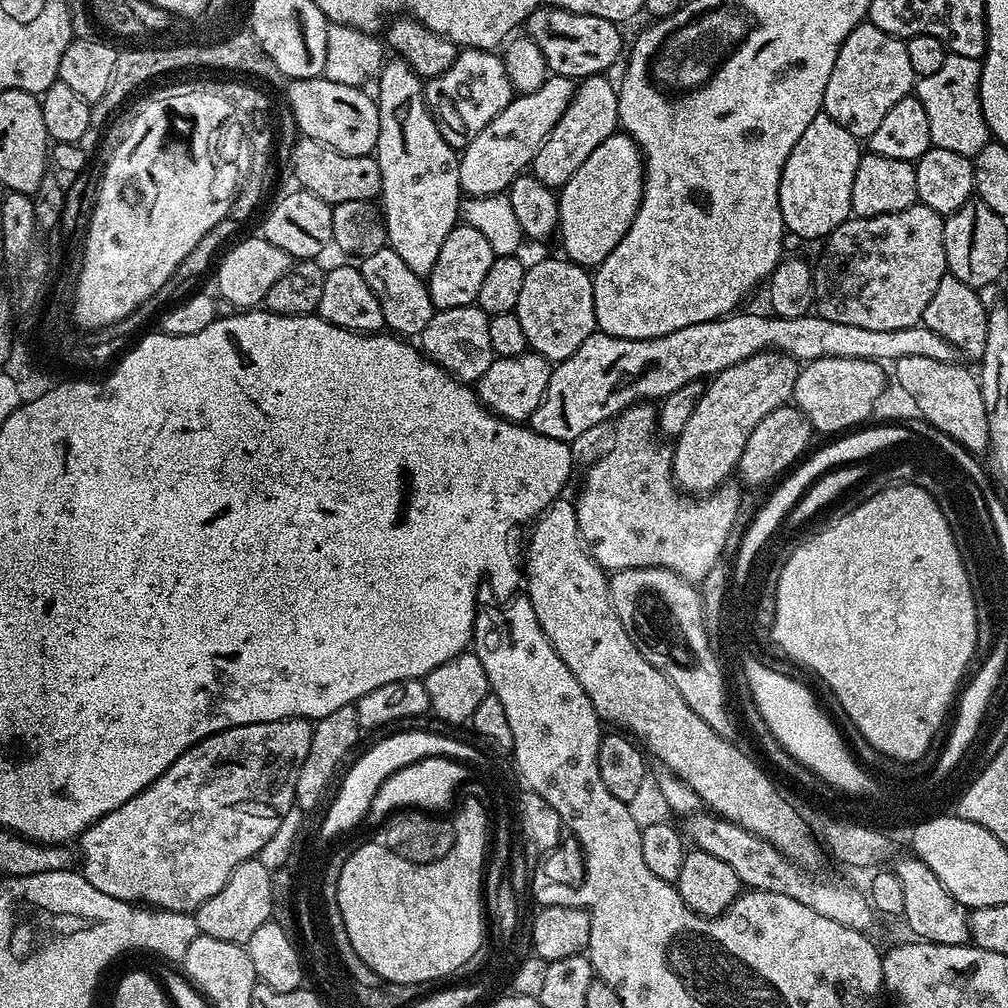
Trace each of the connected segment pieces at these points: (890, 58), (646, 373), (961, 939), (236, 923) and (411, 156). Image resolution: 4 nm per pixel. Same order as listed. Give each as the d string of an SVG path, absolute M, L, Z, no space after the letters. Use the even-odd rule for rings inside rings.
M862 22L842 42L834 70L830 70L830 82L826 82L823 115L834 118L838 126L850 130L857 140L864 142L886 113L902 98L913 95L917 81L914 66L910 66L910 54L906 54L906 43L901 37L886 34L878 26Z
M737 311L735 314L720 317L719 320L702 322L674 330L665 336L649 340L631 340L621 336L608 336L605 332L595 331L570 358L559 361L550 374L550 386L534 410L530 421L533 432L546 438L573 442L579 436L587 434L591 428L604 424L608 419L619 417L620 413L641 402L656 402L666 394L686 386L692 380L704 380L717 376L722 370L742 362L759 352L775 350L793 356L798 362L817 360L818 358L866 358L877 362L895 362L902 358L934 358L934 362L953 363L957 359L956 348L946 338L934 334L934 330L925 328L923 323L910 326L906 330L865 330L863 326L846 326L842 322L830 322L815 314L802 317L780 317L775 314L759 316L756 312Z
M907 854L894 865L894 871L898 882L902 882L902 895L904 896L904 915L903 923L908 923L908 928L913 932L917 941L929 940L931 944L966 944L969 943L970 933L968 930L969 909L965 908L955 900L946 890L946 886L942 886L942 882L938 882L938 878L934 874L934 870L930 870L923 862L916 857L915 854Z
M258 858L239 864L234 874L226 878L226 886L222 886L214 898L206 898L206 902L196 908L194 915L200 935L218 938L221 942L247 945L250 934L273 919L272 879L273 873L268 872Z
M399 58L390 59L381 67L378 73L378 81L380 80L380 89L374 92L374 99L378 106L378 118L380 125L378 126L378 142L376 143L376 151L374 153L378 166L382 170L382 186L380 187L379 199L384 200L382 205L382 215L385 230L387 232L387 247L394 250L394 254L398 254L398 258L402 258L402 262L406 262L406 266L410 266L410 270L414 270L414 274L427 278L430 270L434 270L434 262L438 259L438 253L442 250L442 242L446 242L446 234L450 234L450 230L455 228L462 216L462 193L460 191L460 179L458 178L458 166L460 158L457 149L450 147L446 142L446 138L442 138L442 134L438 130L438 126L434 122L434 118L430 114L430 110L424 101L425 81L409 64Z

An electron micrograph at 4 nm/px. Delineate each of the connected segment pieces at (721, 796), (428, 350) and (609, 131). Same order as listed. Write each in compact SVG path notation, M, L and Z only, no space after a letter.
M571 499L555 500L541 516L536 517L526 540L522 572L526 577L528 601L530 606L534 606L534 614L538 614L538 626L542 626L558 658L570 666L574 678L578 678L578 686L586 690L601 721L608 723L609 720L617 729L633 734L649 753L652 751L664 762L663 767L667 771L673 772L679 780L692 787L707 811L742 826L742 830L750 830L758 838L768 840L796 863L808 868L815 867L814 864L822 857L822 848L810 835L809 821L800 817L799 810L776 789L775 782L738 745L731 744L728 736L720 736L710 726L706 726L706 722L702 722L702 718L698 718L698 714L686 706L686 698L682 698L682 694L678 694L664 673L648 661L632 635L622 626L612 605L609 577L584 547L578 530L576 506Z
M476 304L437 309L418 338L421 351L451 373L455 380L475 382L482 378L490 362L495 359L488 318L488 313Z
M604 74L583 77L570 106L566 106L566 114L558 118L554 130L550 130L546 142L542 142L538 154L531 162L530 172L546 187L553 190L563 188L566 182L570 182L570 178L574 178L578 166L582 166L582 162L586 162L586 158L594 154L594 146L602 146L606 138L610 138L618 131L620 94L617 85L611 84L608 78Z

